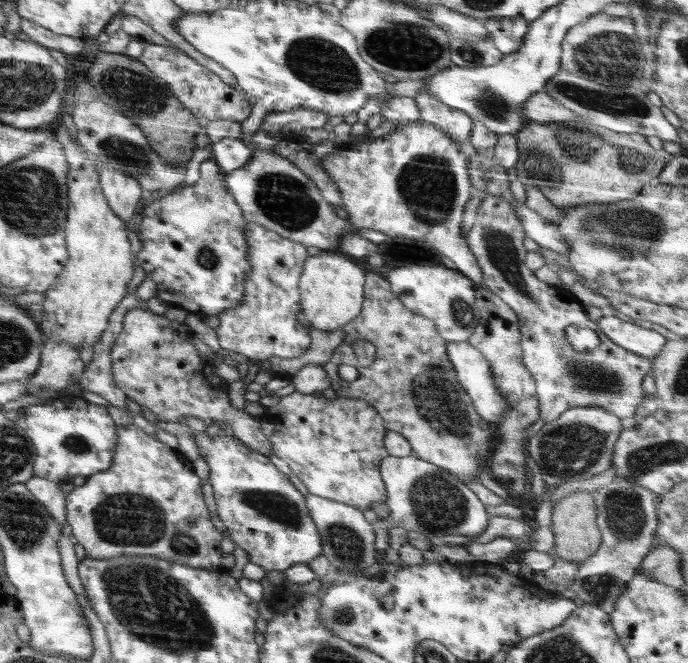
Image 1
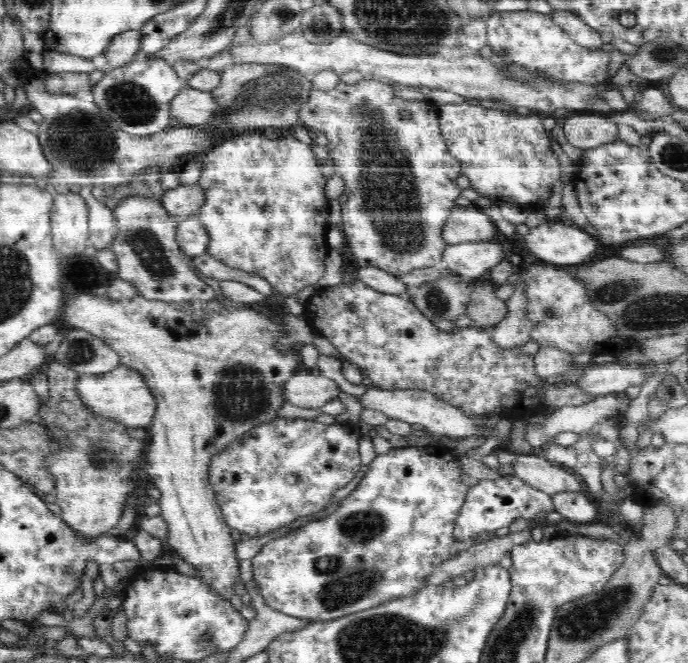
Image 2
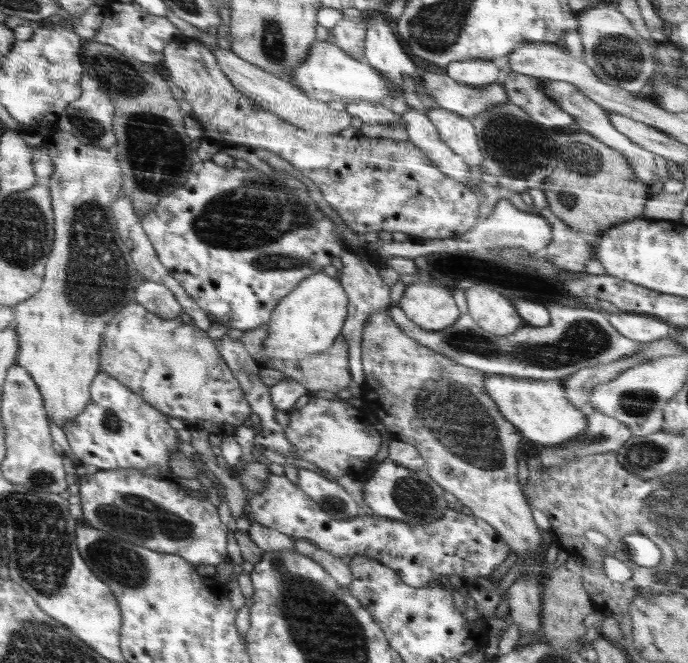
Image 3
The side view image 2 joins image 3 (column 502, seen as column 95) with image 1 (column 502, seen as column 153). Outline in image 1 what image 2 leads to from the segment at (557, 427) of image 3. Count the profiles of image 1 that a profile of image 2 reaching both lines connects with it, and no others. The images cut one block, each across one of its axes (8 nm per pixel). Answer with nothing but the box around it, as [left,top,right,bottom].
[447,342,508,424]

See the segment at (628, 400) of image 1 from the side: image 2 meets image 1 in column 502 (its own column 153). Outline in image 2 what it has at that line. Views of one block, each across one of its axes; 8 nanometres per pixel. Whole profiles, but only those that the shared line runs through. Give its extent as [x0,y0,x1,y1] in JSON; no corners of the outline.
[110,196,223,303]

